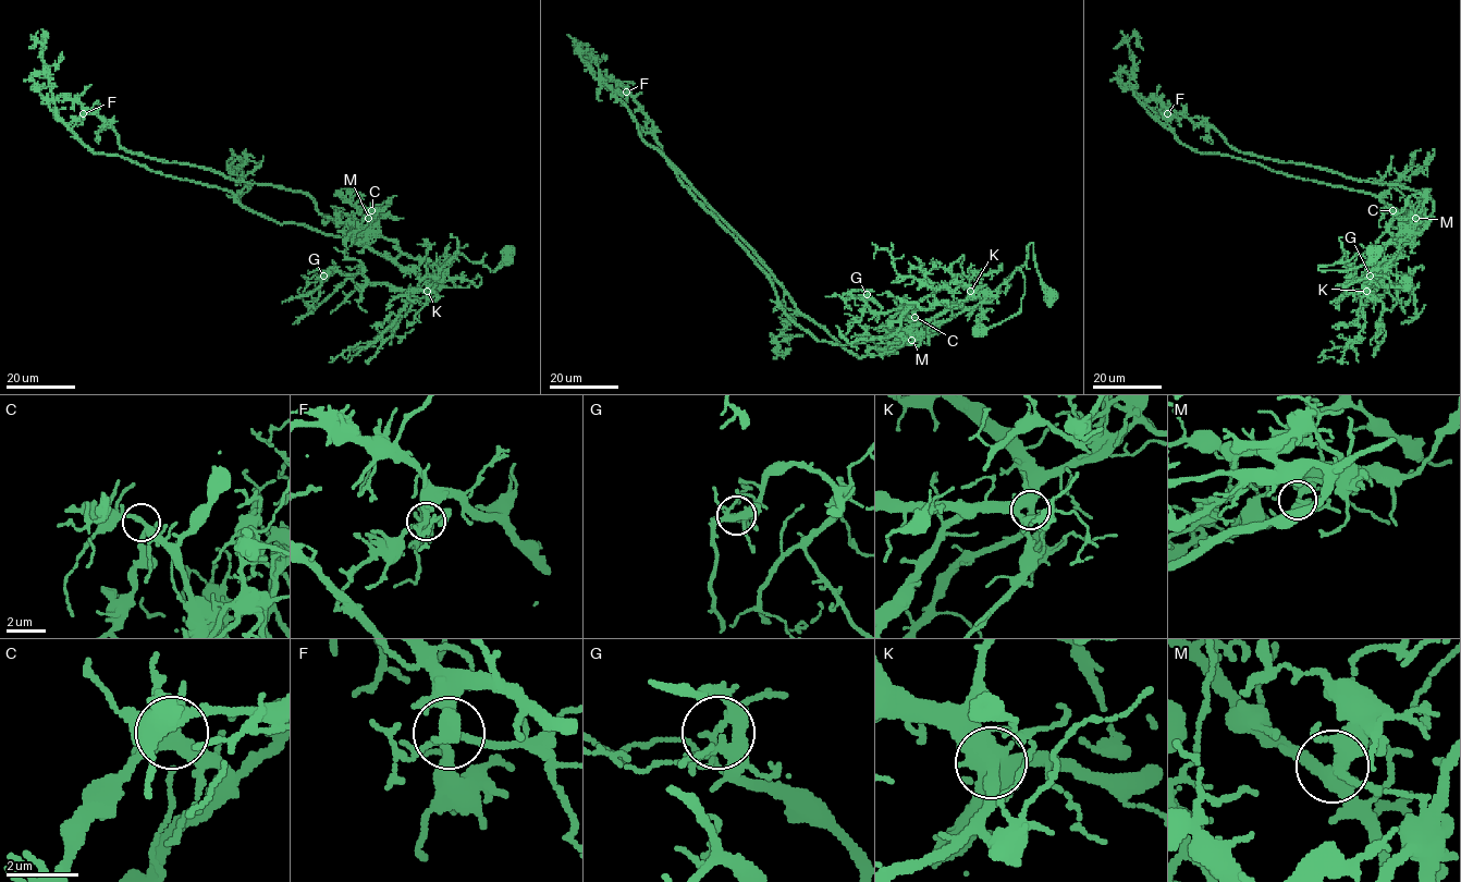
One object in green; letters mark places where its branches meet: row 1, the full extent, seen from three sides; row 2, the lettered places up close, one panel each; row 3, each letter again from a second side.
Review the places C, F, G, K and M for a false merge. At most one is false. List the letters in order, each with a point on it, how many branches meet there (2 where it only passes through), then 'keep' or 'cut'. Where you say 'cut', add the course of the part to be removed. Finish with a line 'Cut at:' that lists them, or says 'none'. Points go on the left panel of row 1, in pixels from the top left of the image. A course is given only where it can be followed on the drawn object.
C: at (371, 210); 4 branches meet; keep
F: at (83, 113); 6 branches meet; cut; foreign part runs (83, 113), (109, 124), (130, 151), (302, 192), (324, 216), (391, 240), (451, 278), (481, 282), (430, 281)
G: at (323, 276); 7 branches meet; keep
K: at (427, 291); 6 branches meet; keep
M: at (368, 218); 5 branches meet; keep
Cut at: F

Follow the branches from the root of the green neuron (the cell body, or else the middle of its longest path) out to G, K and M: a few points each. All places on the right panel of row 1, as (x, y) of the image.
G: (1372, 250), (1354, 269), (1318, 267), (1359, 253), (1372, 268), (1358, 291), (1388, 272), (1377, 267), (1370, 276)
K: (1372, 250), (1367, 261), (1354, 269), (1318, 267), (1347, 261), (1357, 253), (1367, 257), (1372, 268), (1366, 291)
M: (1372, 250), (1360, 267), (1318, 269), (1359, 253), (1372, 261), (1372, 273), (1397, 252), (1415, 218)

